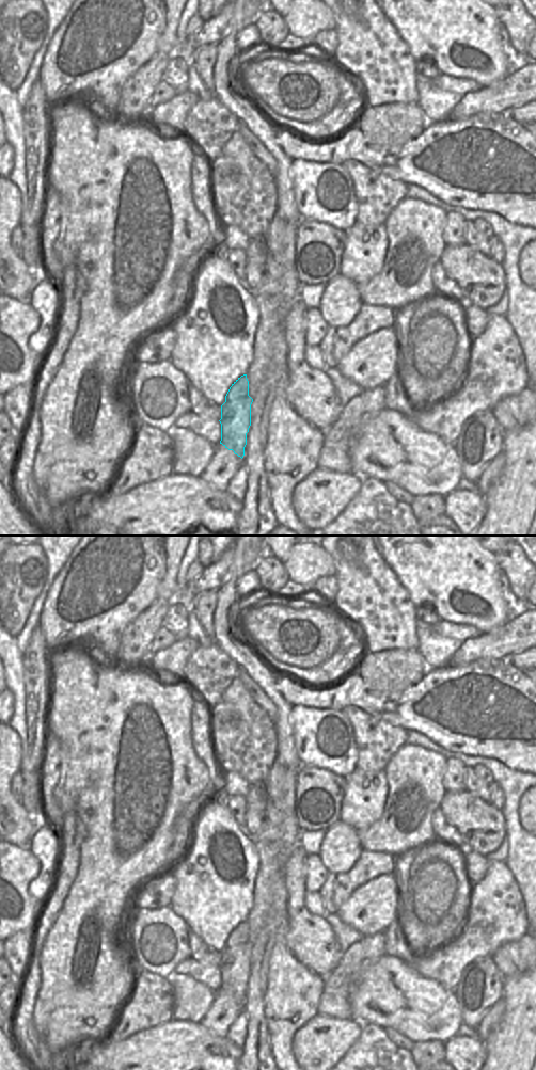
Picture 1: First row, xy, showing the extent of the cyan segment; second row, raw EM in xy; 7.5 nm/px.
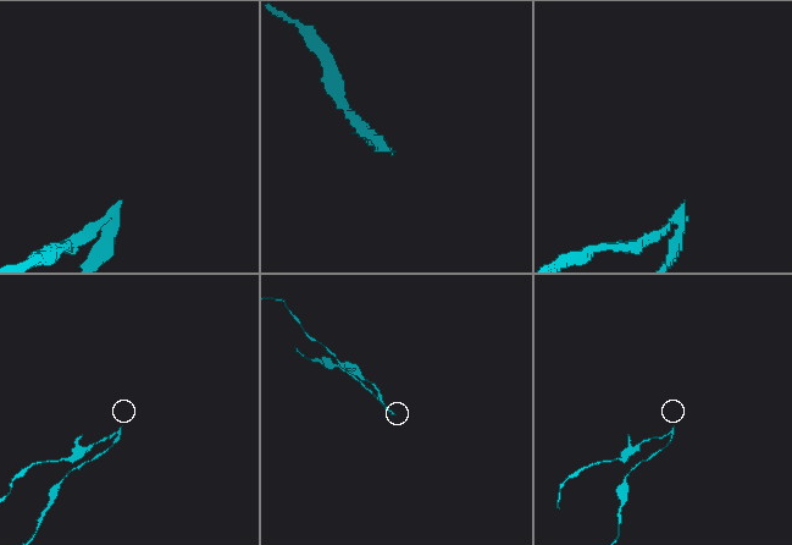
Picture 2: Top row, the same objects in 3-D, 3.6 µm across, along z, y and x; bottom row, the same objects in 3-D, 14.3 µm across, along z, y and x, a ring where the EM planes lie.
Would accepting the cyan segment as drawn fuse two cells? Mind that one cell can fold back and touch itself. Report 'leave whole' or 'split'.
split

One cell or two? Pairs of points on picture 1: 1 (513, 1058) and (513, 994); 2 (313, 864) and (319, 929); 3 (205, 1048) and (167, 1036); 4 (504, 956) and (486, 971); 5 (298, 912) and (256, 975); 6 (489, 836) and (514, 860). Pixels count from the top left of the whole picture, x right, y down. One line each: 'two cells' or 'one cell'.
1: one cell
2: two cells
3: one cell
4: two cells
5: two cells
6: two cells

